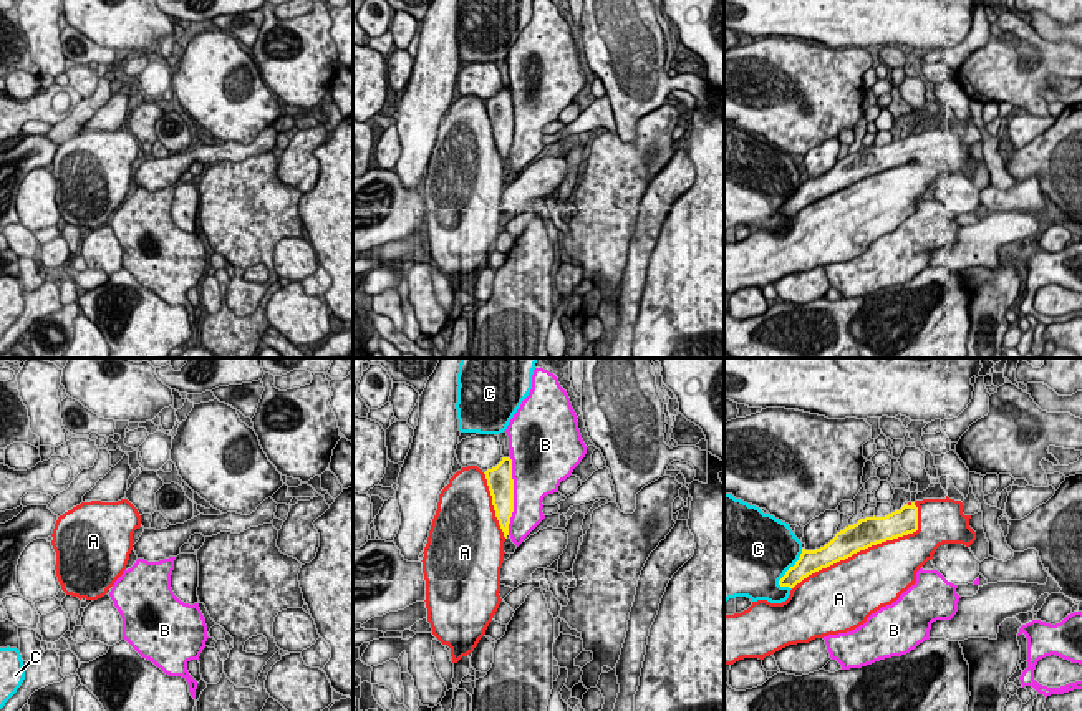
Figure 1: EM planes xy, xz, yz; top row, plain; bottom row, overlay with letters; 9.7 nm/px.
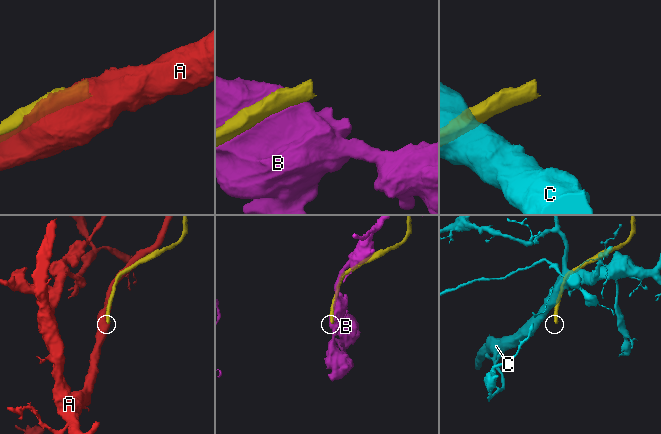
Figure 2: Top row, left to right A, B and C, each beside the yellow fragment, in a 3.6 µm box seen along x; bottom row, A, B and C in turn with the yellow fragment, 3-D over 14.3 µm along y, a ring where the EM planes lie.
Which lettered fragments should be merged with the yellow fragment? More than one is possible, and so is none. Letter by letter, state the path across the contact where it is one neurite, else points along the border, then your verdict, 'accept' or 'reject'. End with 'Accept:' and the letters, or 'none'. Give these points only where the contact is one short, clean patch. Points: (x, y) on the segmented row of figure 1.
A: accept
B: reject
C: reject
Accept: A

